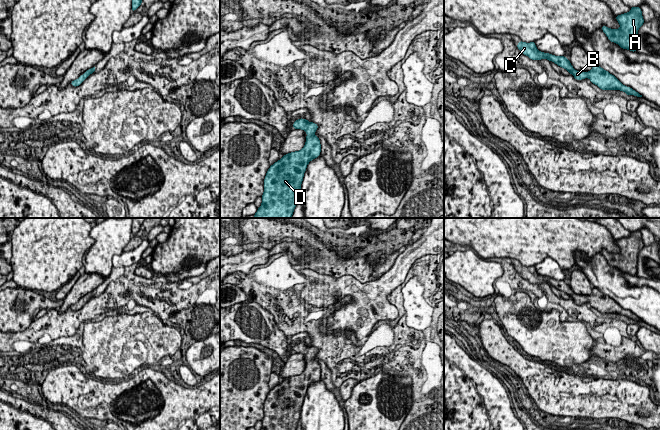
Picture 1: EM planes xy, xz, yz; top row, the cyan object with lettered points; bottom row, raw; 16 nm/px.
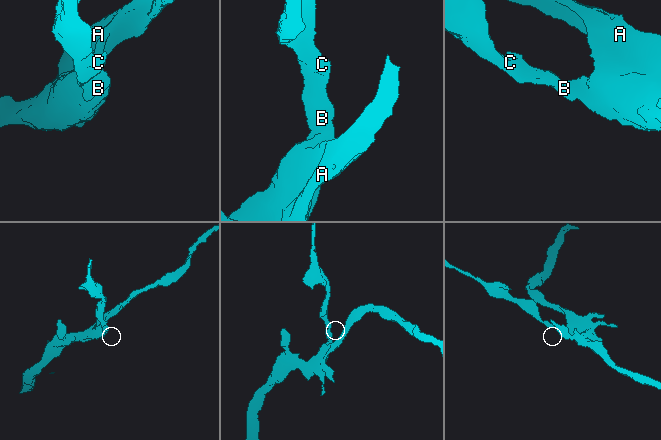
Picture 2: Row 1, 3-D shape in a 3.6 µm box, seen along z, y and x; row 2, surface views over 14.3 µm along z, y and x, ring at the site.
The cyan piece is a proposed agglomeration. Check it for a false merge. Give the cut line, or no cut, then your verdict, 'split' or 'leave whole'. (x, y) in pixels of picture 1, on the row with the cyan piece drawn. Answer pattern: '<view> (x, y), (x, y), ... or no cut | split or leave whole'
no cut | leave whole

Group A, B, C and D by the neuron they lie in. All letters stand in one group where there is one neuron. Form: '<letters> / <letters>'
A B C D

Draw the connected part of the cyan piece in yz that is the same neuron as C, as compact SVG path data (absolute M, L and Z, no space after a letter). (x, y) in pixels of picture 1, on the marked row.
M520 41L517 48L522 54L528 56L532 60L541 60L543 58L554 62L558 66L566 69L574 76L576 80L589 78L591 83L597 85L600 89L604 90L620 90L624 91L626 95L634 95L642 97L638 92L630 87L623 85L614 75L601 68L598 64L592 65L592 70L588 72L577 71L573 68L568 58L565 56L555 56L549 53L544 53L536 48L535 42L526 43Z

